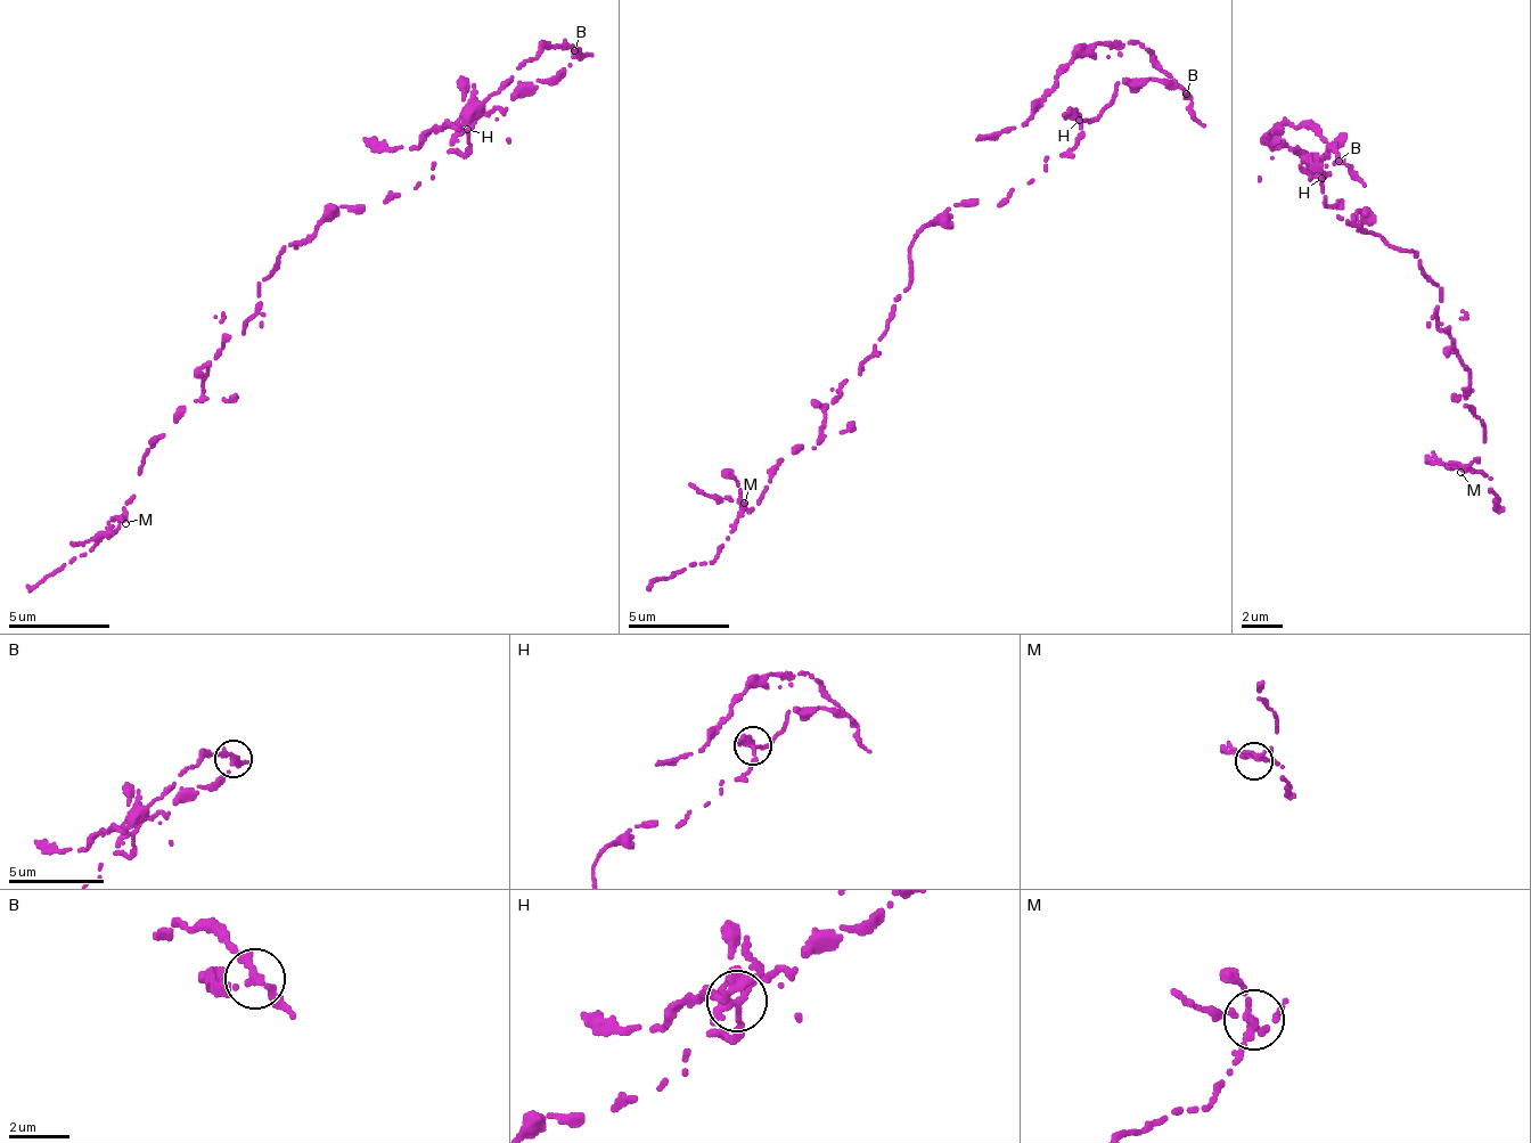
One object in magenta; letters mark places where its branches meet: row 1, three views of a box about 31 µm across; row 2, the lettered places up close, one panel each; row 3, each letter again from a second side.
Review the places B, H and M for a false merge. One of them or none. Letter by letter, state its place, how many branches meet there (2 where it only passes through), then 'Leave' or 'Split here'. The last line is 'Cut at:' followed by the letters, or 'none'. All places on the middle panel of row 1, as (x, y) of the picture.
B: Place: (1186, 94). Branches: 3. Split here
H: Place: (1079, 120). Branches: 3. Leave
M: Place: (744, 503). Branches: 3. Leave
Cut at: B

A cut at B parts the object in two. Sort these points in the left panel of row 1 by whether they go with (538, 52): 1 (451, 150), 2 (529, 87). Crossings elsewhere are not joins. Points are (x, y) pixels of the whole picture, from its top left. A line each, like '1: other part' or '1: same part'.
1: other part
2: other part

